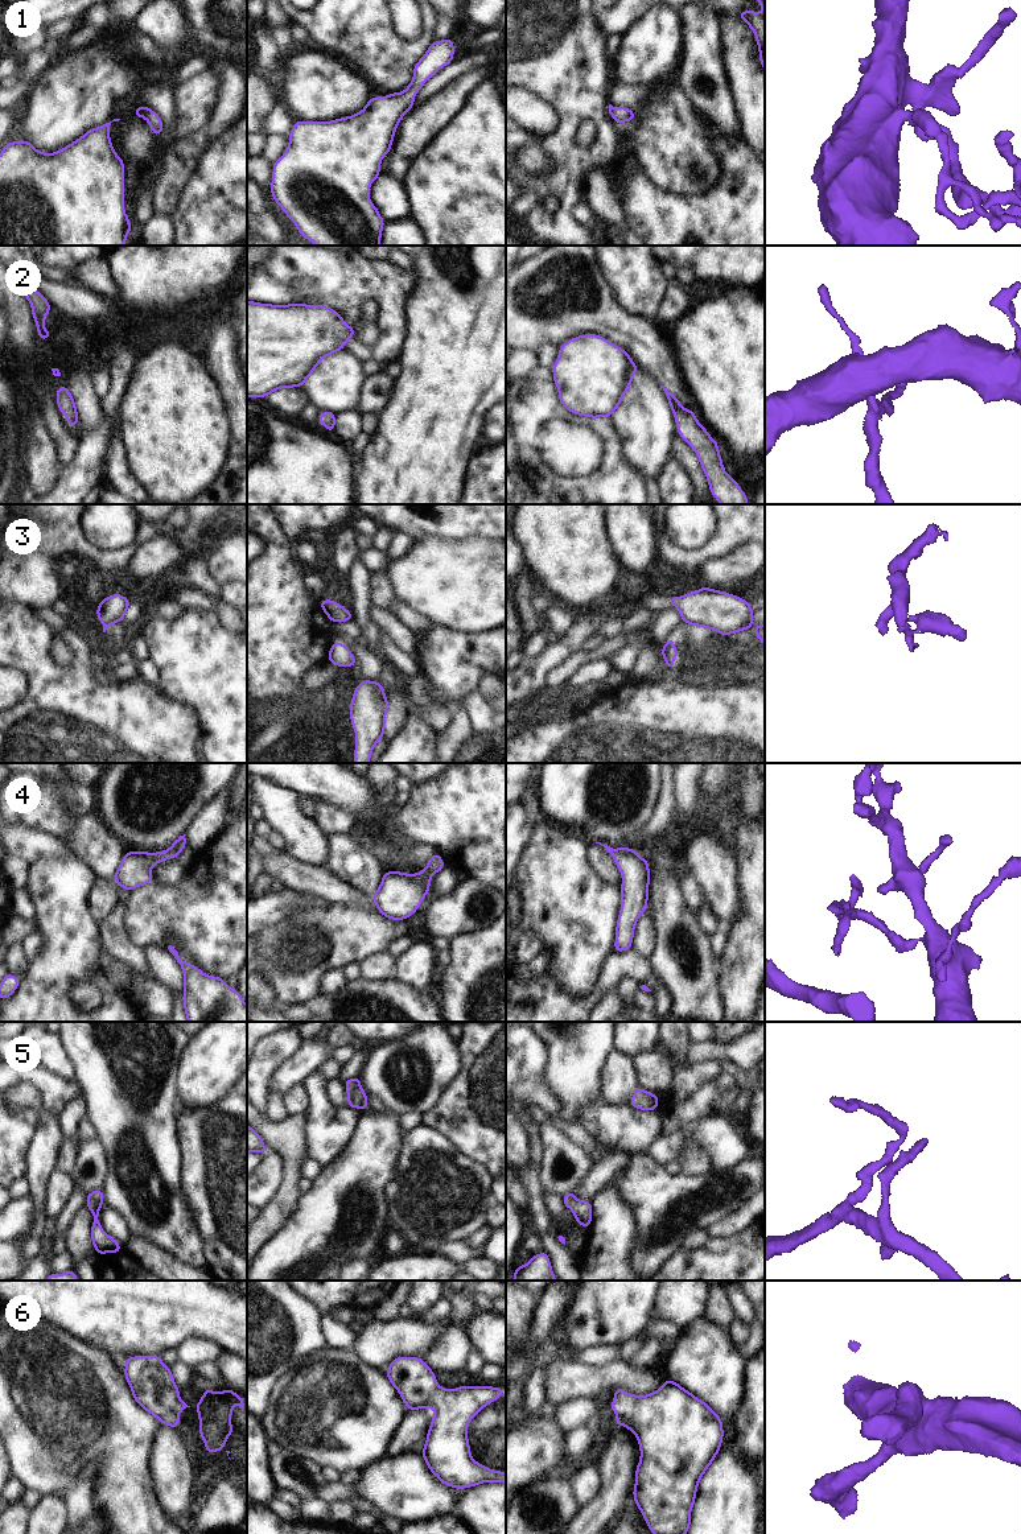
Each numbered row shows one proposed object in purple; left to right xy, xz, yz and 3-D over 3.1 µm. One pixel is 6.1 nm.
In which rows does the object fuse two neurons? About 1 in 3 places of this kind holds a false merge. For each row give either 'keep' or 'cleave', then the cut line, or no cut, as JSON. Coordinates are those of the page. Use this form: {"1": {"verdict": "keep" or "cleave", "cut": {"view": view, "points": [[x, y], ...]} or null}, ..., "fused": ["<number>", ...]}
{"1": {"verdict": "keep", "cut": null}, "2": {"verdict": "keep", "cut": null}, "3": {"verdict": "cleave", "cut": {"view": "xy", "points": [[115, 622], [103, 625]]}}, "4": {"verdict": "keep", "cut": null}, "5": {"verdict": "keep", "cut": null}, "6": {"verdict": "keep", "cut": null}, "fused": ["3"]}

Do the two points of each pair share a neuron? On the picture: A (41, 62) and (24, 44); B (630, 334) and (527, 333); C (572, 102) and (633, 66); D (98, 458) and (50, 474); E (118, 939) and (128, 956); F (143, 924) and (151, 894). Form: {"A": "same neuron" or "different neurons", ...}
{"A": "different neurons", "B": "same neuron", "C": "different neurons", "D": "different neurons", "E": "same neuron", "F": "same neuron"}

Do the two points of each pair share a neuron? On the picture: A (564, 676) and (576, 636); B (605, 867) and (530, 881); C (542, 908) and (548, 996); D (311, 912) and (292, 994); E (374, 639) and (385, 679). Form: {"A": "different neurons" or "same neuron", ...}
{"A": "different neurons", "B": "different neurons", "C": "different neurons", "D": "same neuron", "E": "same neuron"}

